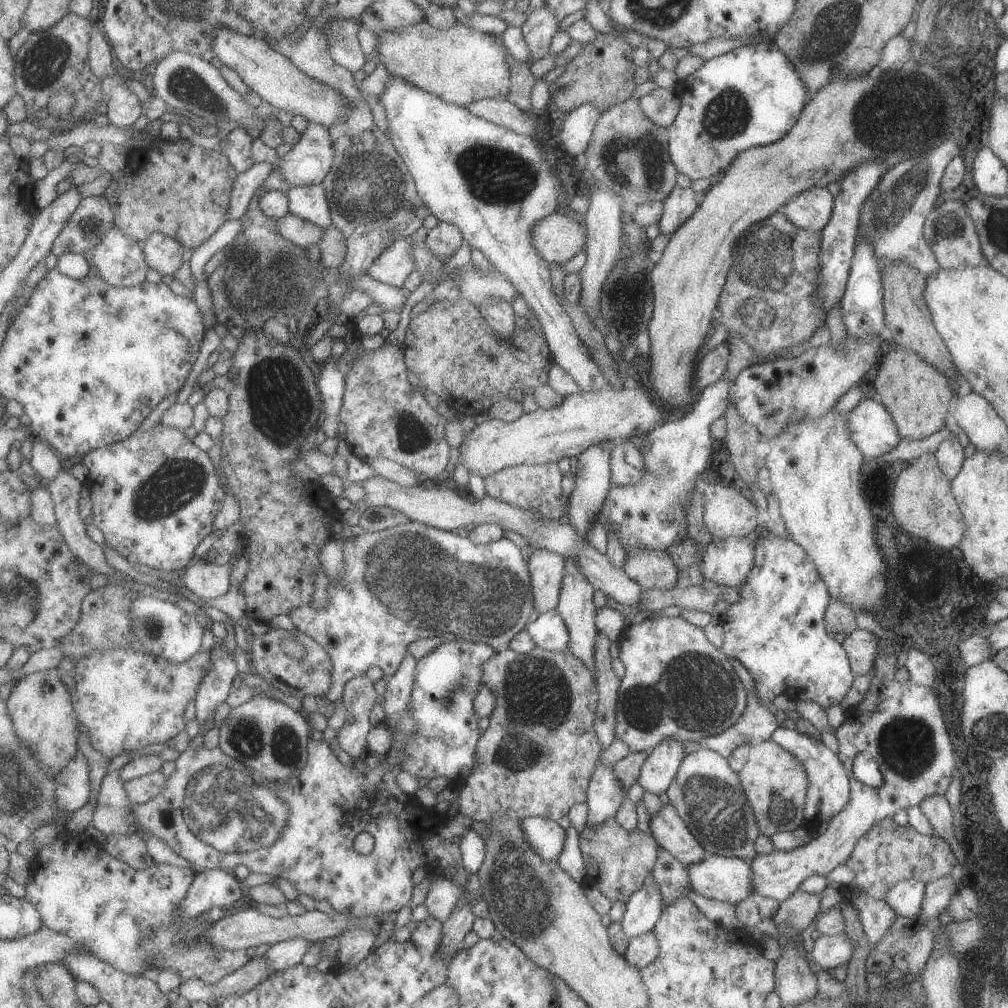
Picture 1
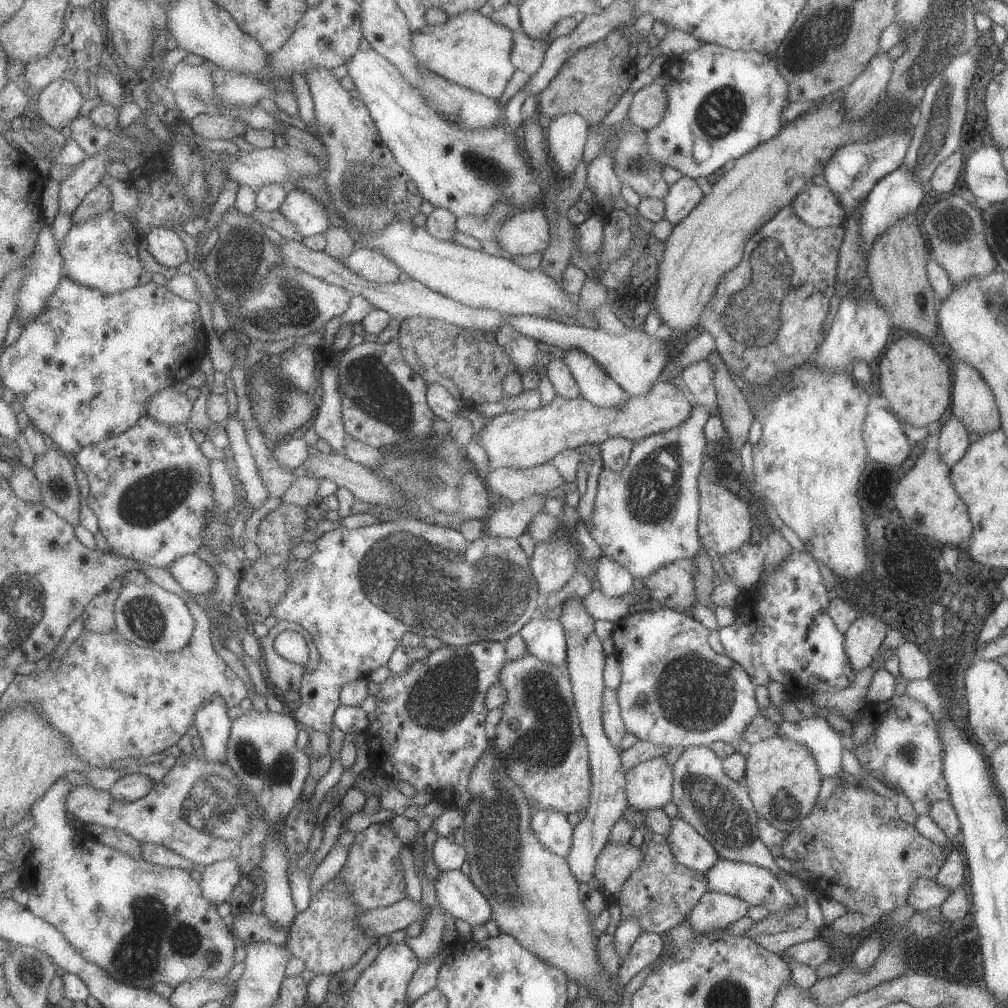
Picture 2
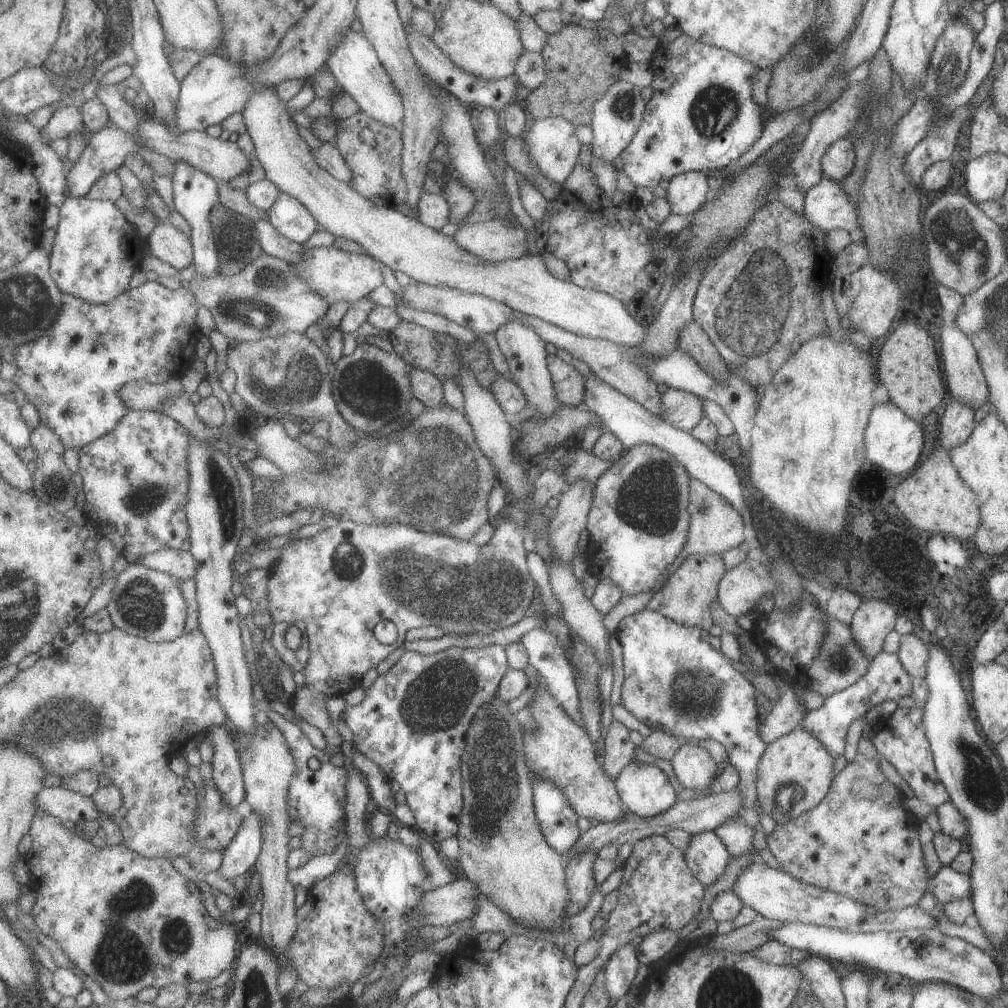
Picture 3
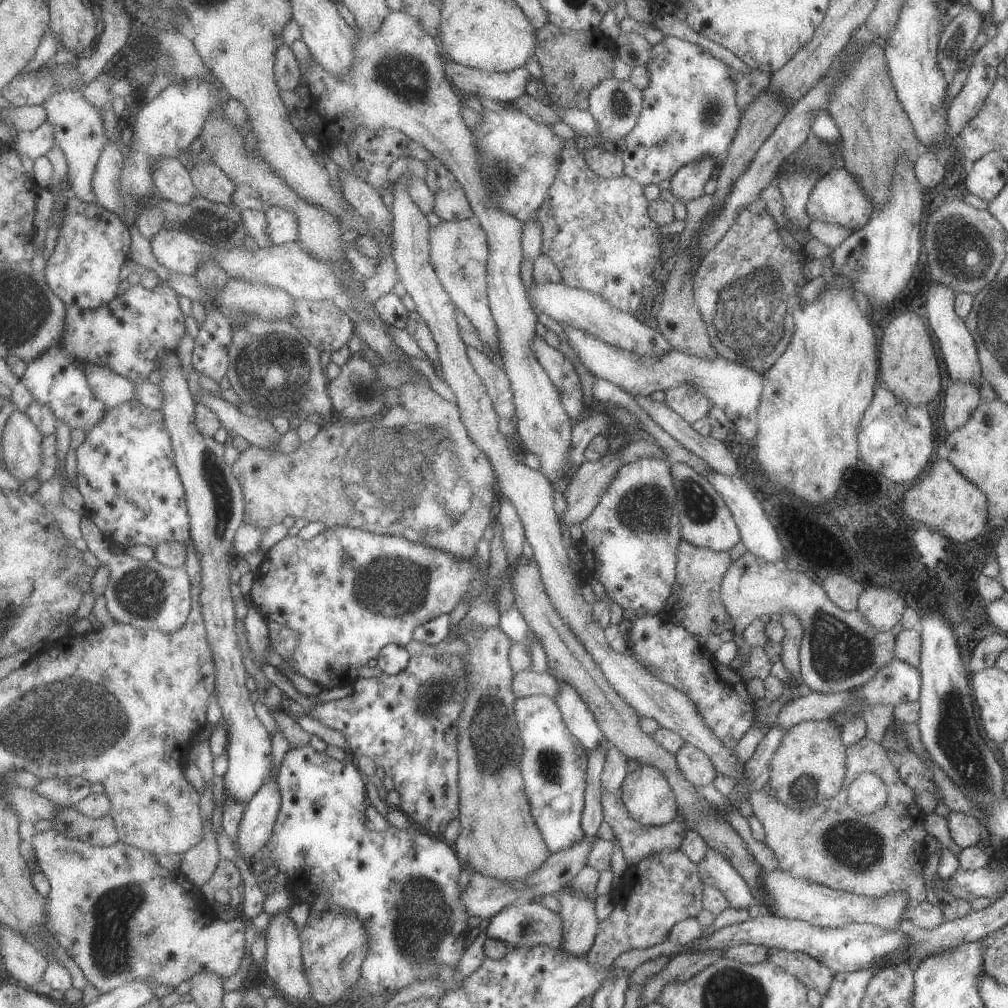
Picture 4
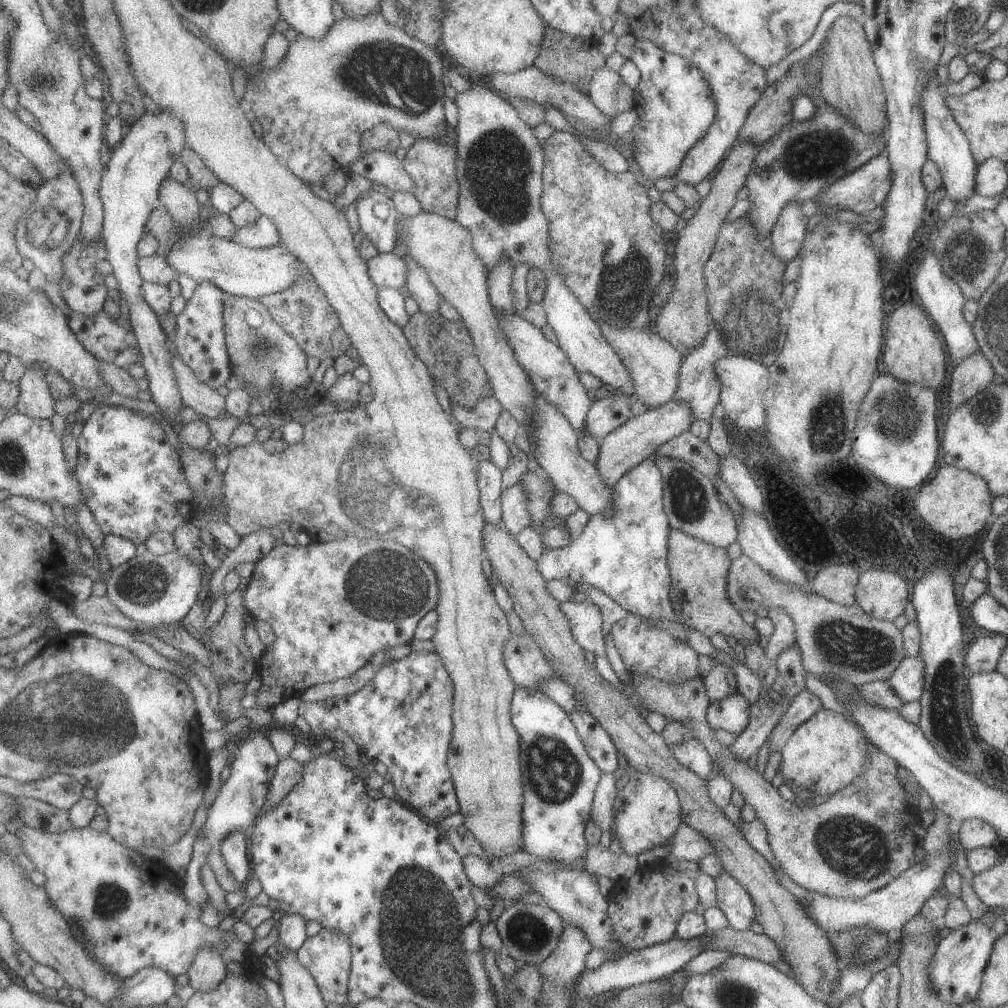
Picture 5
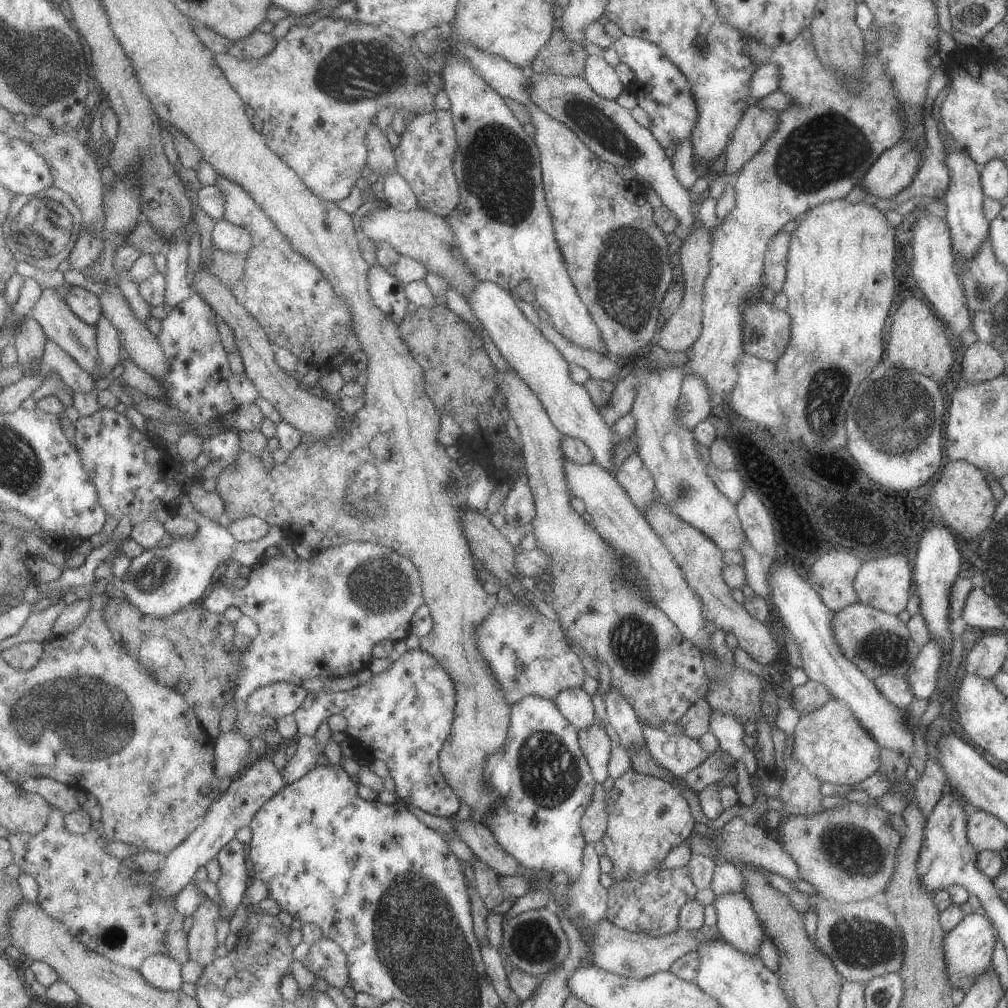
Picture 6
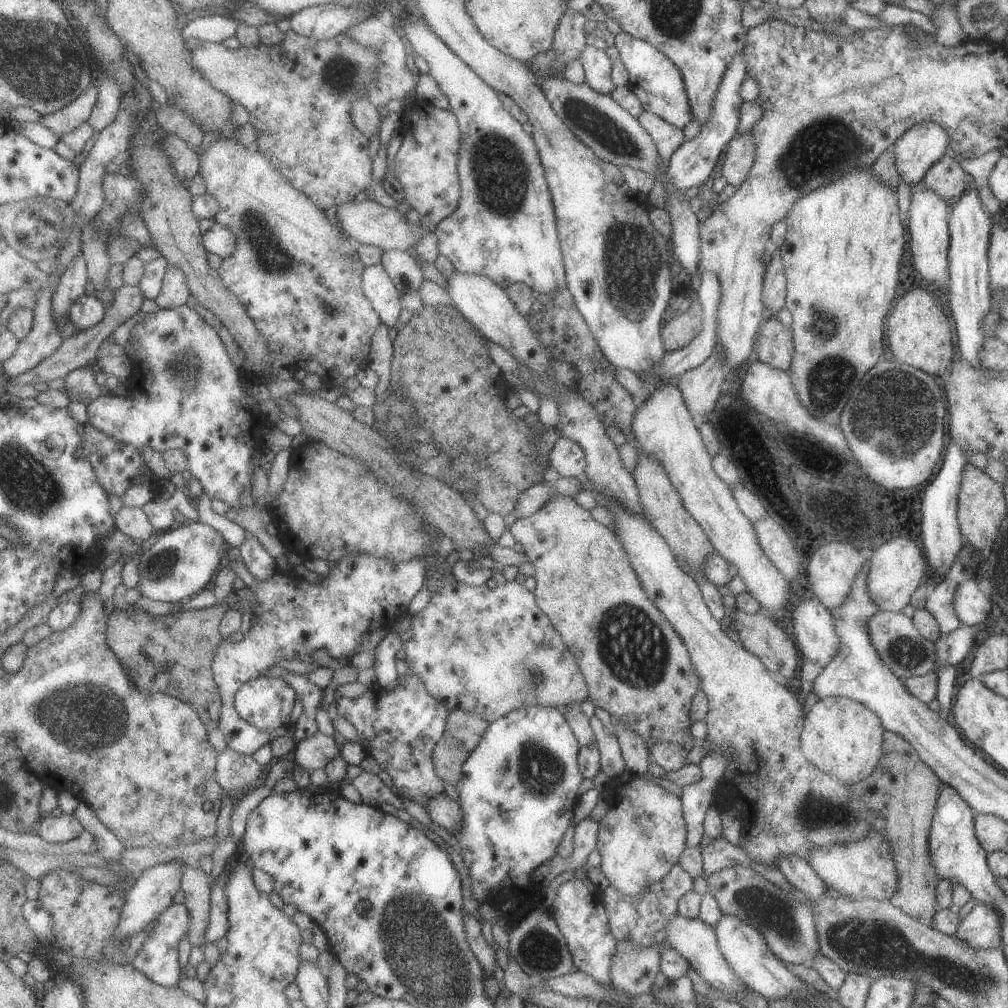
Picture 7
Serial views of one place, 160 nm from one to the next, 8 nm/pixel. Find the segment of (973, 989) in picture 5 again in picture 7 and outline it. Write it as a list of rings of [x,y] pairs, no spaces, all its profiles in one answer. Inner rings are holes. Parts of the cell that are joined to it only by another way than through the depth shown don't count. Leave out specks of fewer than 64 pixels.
[[[977,903],[959,921],[953,936],[974,949],[996,949],[1002,944],[998,913],[990,906]]]

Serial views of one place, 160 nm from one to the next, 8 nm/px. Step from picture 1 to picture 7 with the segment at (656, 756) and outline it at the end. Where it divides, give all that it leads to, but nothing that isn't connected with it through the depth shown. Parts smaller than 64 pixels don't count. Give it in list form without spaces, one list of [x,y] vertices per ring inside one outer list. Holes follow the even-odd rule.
[[[632,775],[627,784],[615,786],[615,798],[604,816],[598,821],[596,848],[601,856],[600,869],[619,894],[631,898],[647,890],[652,882],[661,880],[668,870],[678,862],[678,856],[685,848],[686,828],[684,825],[681,801],[673,793],[666,792],[661,786],[645,780],[643,775]]]

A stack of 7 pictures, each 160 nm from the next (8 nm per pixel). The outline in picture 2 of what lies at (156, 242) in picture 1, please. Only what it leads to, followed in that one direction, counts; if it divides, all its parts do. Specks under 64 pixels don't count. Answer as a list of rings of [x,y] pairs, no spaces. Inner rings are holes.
[[[153,227],[146,236],[148,250],[157,262],[167,268],[181,266],[189,258],[183,235],[179,229]]]

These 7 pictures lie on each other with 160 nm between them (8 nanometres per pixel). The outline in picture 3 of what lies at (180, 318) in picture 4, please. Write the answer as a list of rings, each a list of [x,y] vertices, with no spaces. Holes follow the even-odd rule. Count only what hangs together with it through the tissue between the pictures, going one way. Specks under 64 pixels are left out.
[[[147,281],[137,288],[129,289],[125,294],[105,304],[93,304],[84,298],[63,293],[62,312],[58,320],[54,322],[54,325],[51,325],[50,329],[47,329],[42,337],[34,341],[29,341],[25,345],[21,345],[13,352],[18,370],[13,378],[13,382],[24,392],[27,402],[33,403],[38,408],[42,422],[56,435],[59,435],[59,438],[63,441],[67,449],[82,449],[84,446],[99,440],[107,433],[113,432],[113,430],[117,428],[117,425],[129,414],[129,411],[131,411],[120,394],[123,386],[129,384],[131,381],[147,381],[152,382],[154,385],[160,385],[169,379],[182,377],[187,370],[193,368],[193,364],[195,364],[195,359],[197,358],[196,354],[198,353],[197,346],[201,338],[199,328],[197,327],[197,314],[199,314],[200,306],[202,306],[202,304],[189,287],[186,288],[182,286],[180,289],[173,290],[163,283],[156,281]]]

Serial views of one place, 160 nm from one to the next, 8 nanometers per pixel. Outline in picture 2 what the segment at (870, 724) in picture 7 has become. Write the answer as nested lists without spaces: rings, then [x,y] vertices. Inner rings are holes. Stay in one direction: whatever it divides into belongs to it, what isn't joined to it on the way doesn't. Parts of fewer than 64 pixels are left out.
[[[776,734],[752,744],[746,752],[744,764],[743,781],[758,818],[786,833],[797,828],[800,820],[814,808],[822,781],[807,747]]]

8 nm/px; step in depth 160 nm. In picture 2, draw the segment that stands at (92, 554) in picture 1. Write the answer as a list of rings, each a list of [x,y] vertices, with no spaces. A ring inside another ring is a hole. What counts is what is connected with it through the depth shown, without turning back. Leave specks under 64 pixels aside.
[[[51,442],[47,454],[35,458],[33,469],[42,482],[43,504],[74,527],[81,524],[81,492],[69,456]]]

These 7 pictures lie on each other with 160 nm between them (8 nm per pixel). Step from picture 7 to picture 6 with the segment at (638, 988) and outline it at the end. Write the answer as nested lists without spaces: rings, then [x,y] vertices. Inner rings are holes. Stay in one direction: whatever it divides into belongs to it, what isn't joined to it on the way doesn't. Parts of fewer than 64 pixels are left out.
[[[605,916],[598,920],[598,923],[590,930],[590,934],[593,935],[592,940],[588,940],[592,964],[619,976],[634,979],[642,979],[653,973],[669,970],[674,960],[689,951],[696,951],[707,941],[723,941],[716,926],[703,925],[692,931],[681,929],[678,926],[673,932],[650,937],[645,933],[630,933],[620,929],[612,925]]]

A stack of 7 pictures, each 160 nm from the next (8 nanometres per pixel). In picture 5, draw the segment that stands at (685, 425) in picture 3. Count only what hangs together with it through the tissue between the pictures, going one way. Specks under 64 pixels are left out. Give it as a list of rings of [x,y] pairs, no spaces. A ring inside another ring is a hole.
[[[712,324],[708,326],[703,342],[695,347],[686,357],[684,357],[677,373],[677,386],[673,393],[673,400],[685,403],[691,411],[694,419],[701,419],[710,422],[711,412],[715,404],[719,402],[720,384],[714,373],[714,362],[729,354],[728,348],[724,344],[719,331]]]

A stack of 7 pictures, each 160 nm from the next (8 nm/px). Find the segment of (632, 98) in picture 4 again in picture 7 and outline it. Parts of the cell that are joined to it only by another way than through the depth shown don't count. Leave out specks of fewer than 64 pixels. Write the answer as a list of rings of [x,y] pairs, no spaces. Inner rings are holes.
[[[586,45],[578,59],[583,66],[584,83],[598,94],[610,95],[616,87],[613,86],[610,76],[612,61],[607,58],[605,52]]]

